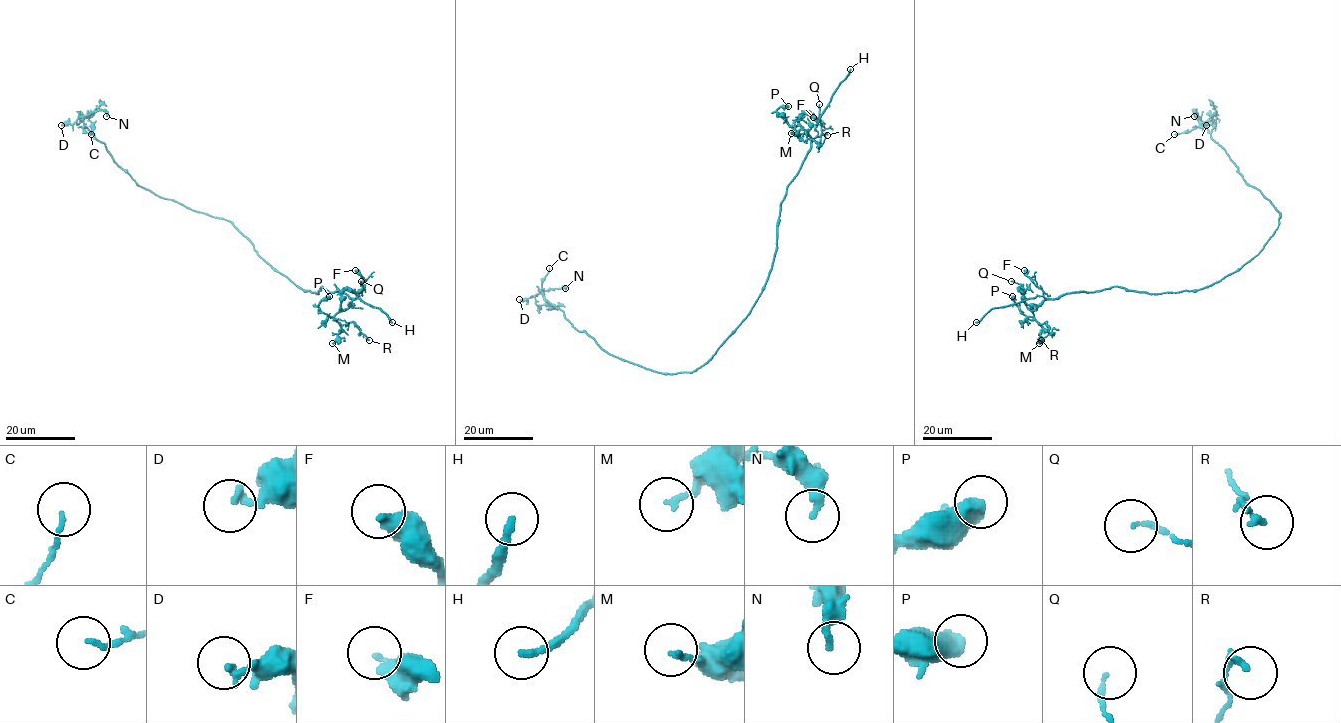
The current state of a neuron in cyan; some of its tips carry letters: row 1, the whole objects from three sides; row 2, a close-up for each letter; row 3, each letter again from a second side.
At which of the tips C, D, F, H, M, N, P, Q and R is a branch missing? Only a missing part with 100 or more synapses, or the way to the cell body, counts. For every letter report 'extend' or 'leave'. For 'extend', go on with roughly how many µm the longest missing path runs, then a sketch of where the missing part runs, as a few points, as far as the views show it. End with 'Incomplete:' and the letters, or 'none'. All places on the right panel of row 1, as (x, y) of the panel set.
C: leave
D: leave
F: leave
H: extend | 60 µm
M: leave
N: leave
P: leave
Q: leave
R: leave
Incomplete: H

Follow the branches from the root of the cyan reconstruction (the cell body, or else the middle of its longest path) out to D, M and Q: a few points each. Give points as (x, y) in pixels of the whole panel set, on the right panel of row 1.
D: (1248, 261), (1273, 234), (1280, 214), (1259, 190), (1246, 182), (1229, 155), (1200, 124), (1199, 117), (1206, 125)
M: (1248, 261), (1220, 280), (1199, 290), (1146, 293), (1111, 286), (1045, 299), (1032, 312), (1042, 327), (1039, 343)
Q: (1248, 261), (1199, 290), (1146, 293), (1111, 286), (1045, 299), (1032, 310), (1023, 286), (1011, 281)

